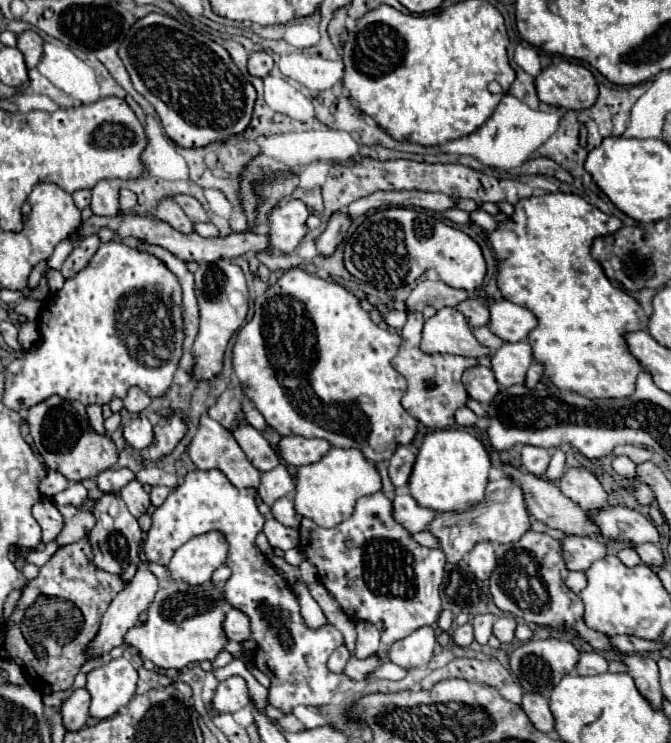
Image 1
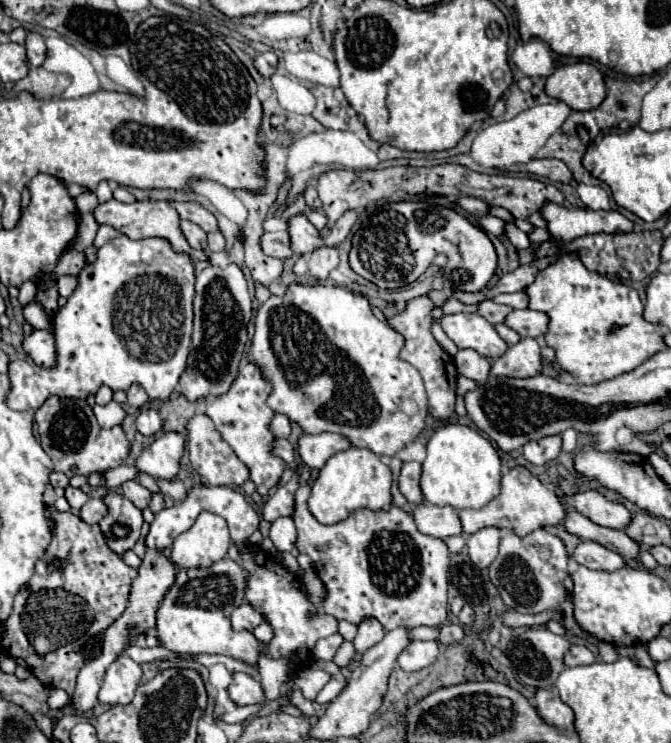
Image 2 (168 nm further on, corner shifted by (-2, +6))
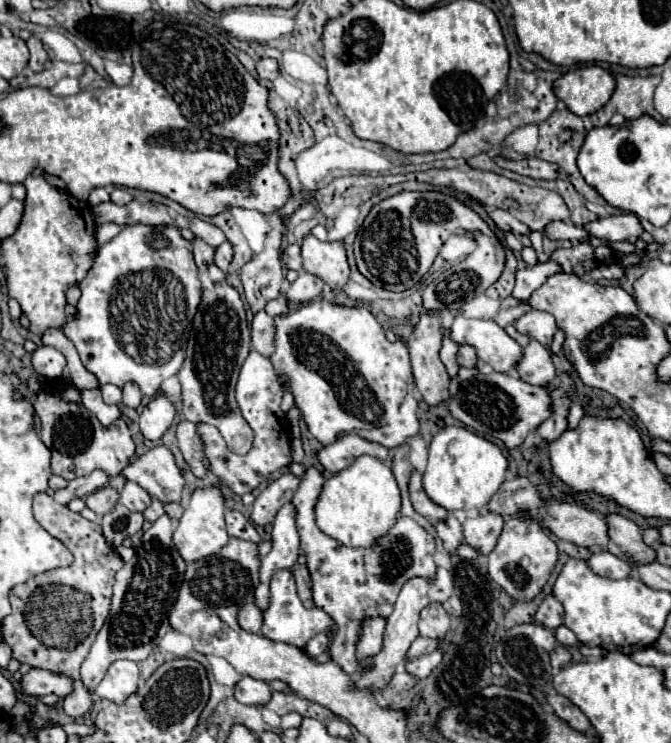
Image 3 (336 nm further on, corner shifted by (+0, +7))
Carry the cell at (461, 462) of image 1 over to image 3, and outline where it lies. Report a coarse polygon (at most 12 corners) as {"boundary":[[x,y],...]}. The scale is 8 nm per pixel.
{"boundary":[[465,427],[429,443],[423,489],[481,509],[505,481],[501,449]]}

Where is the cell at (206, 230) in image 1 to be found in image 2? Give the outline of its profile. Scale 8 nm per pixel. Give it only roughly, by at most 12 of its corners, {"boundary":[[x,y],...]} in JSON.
{"boundary":[[221,232],[209,234],[209,252],[223,252],[225,238]]}

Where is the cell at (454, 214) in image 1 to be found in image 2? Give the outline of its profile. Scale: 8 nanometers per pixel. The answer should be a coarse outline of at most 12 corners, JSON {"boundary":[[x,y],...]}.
{"boundary":[[487,215],[478,224],[487,233],[504,235],[505,221]]}

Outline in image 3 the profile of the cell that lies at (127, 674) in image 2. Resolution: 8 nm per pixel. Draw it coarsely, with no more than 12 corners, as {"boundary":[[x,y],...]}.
{"boundary":[[115,661],[95,693],[123,703],[137,691],[139,665]]}

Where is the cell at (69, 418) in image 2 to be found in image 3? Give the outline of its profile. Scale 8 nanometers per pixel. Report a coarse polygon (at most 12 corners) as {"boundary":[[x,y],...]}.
{"boundary":[[37,393],[41,441],[67,481],[117,477],[135,455],[123,419]]}

